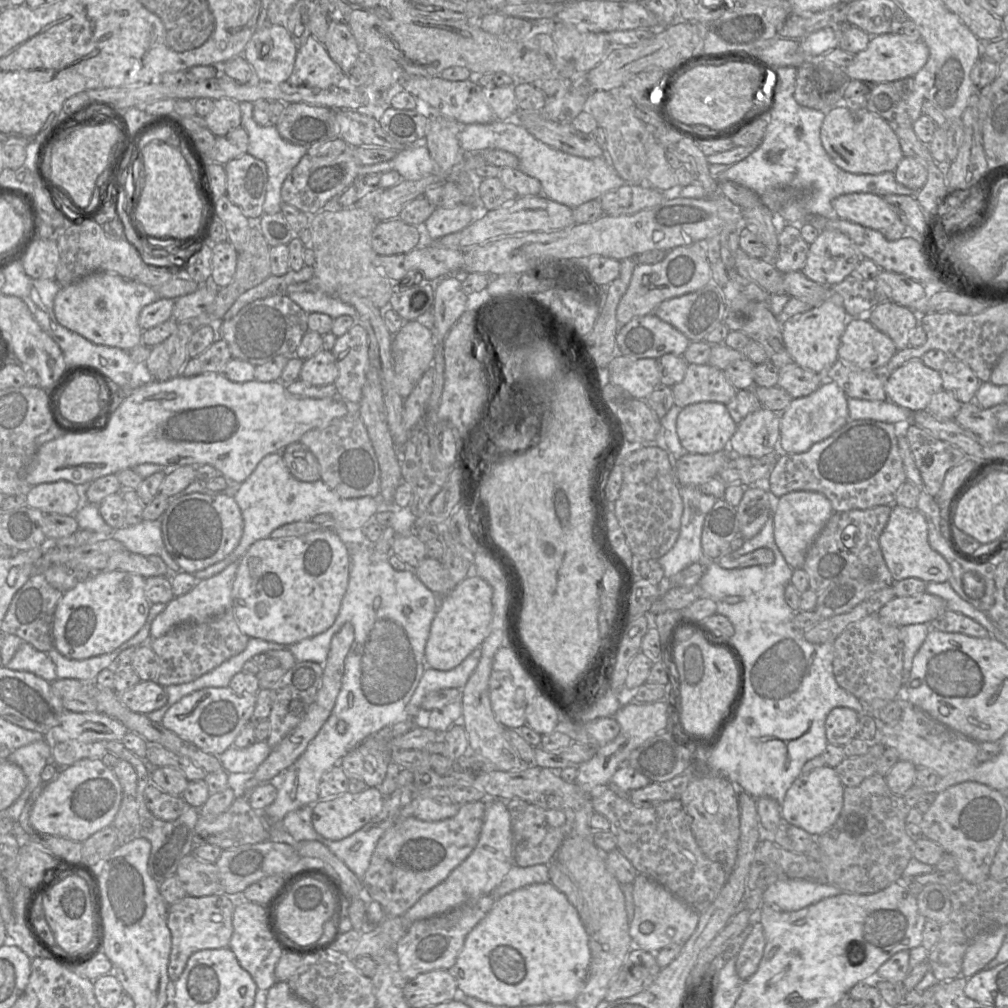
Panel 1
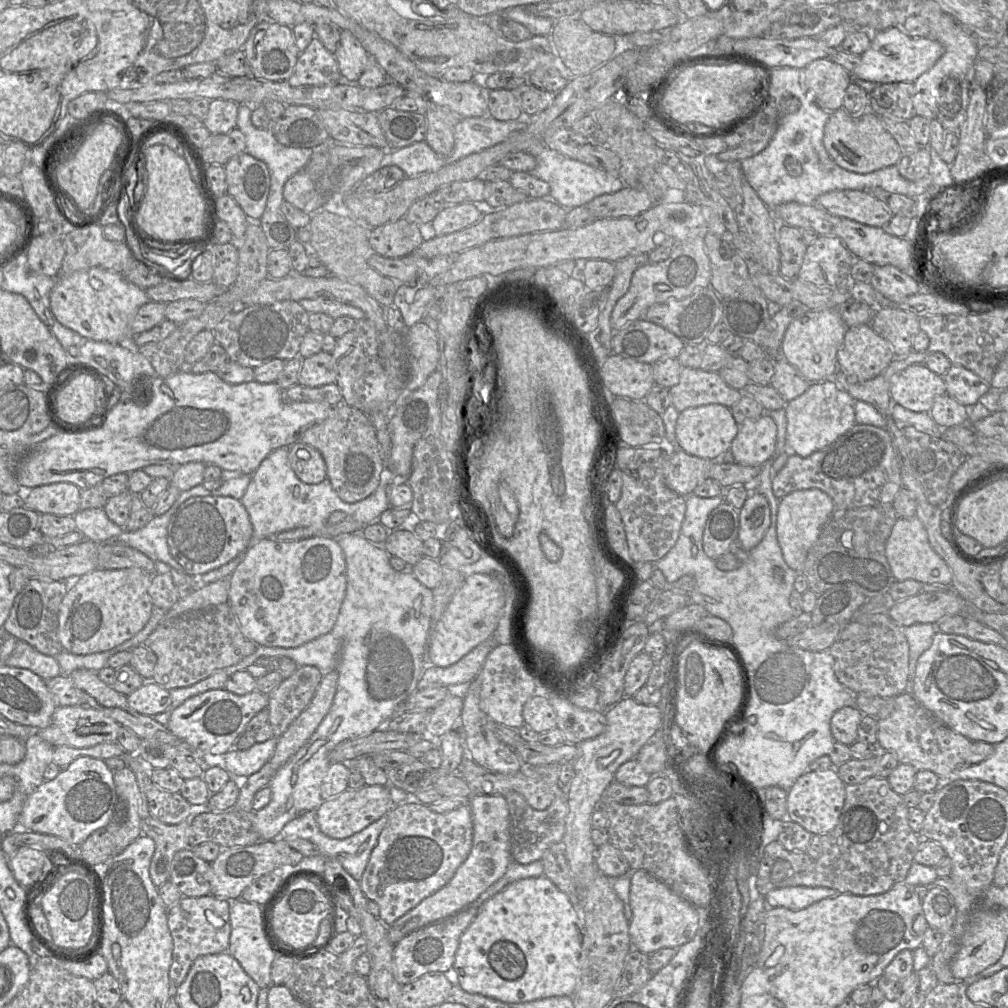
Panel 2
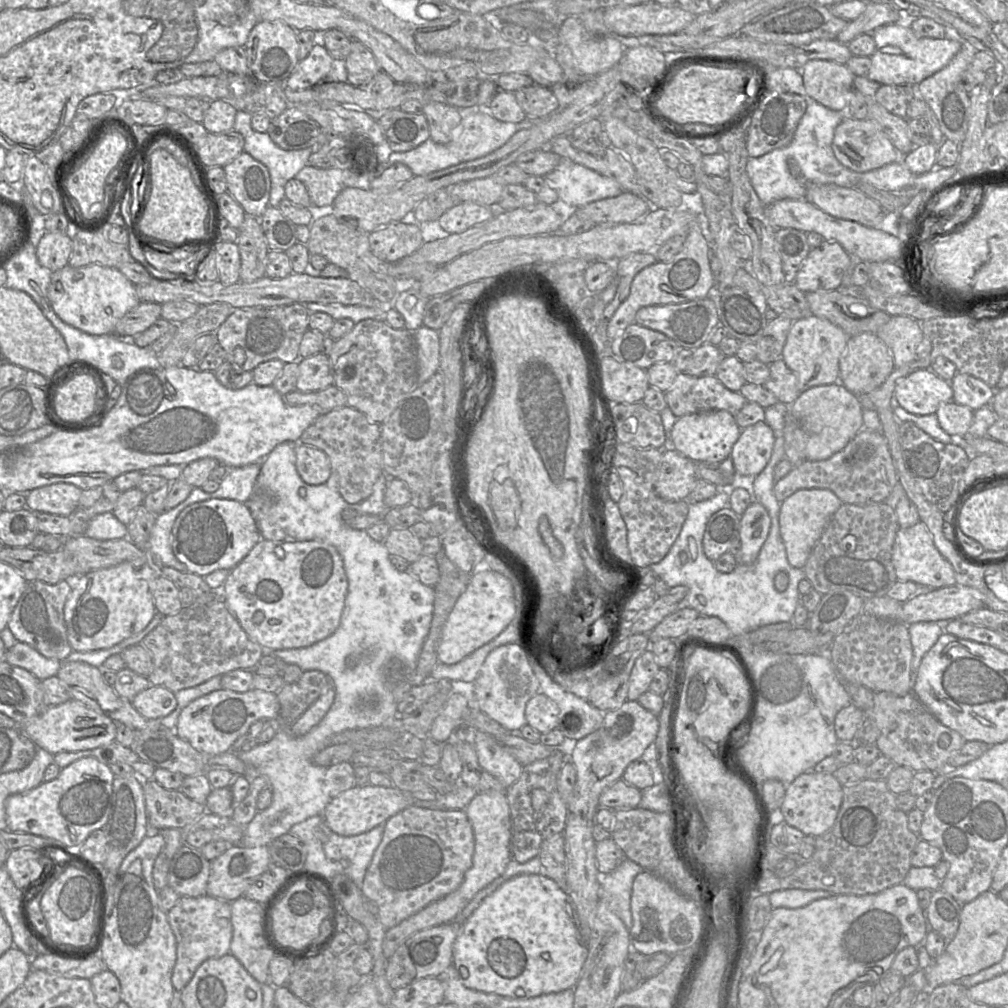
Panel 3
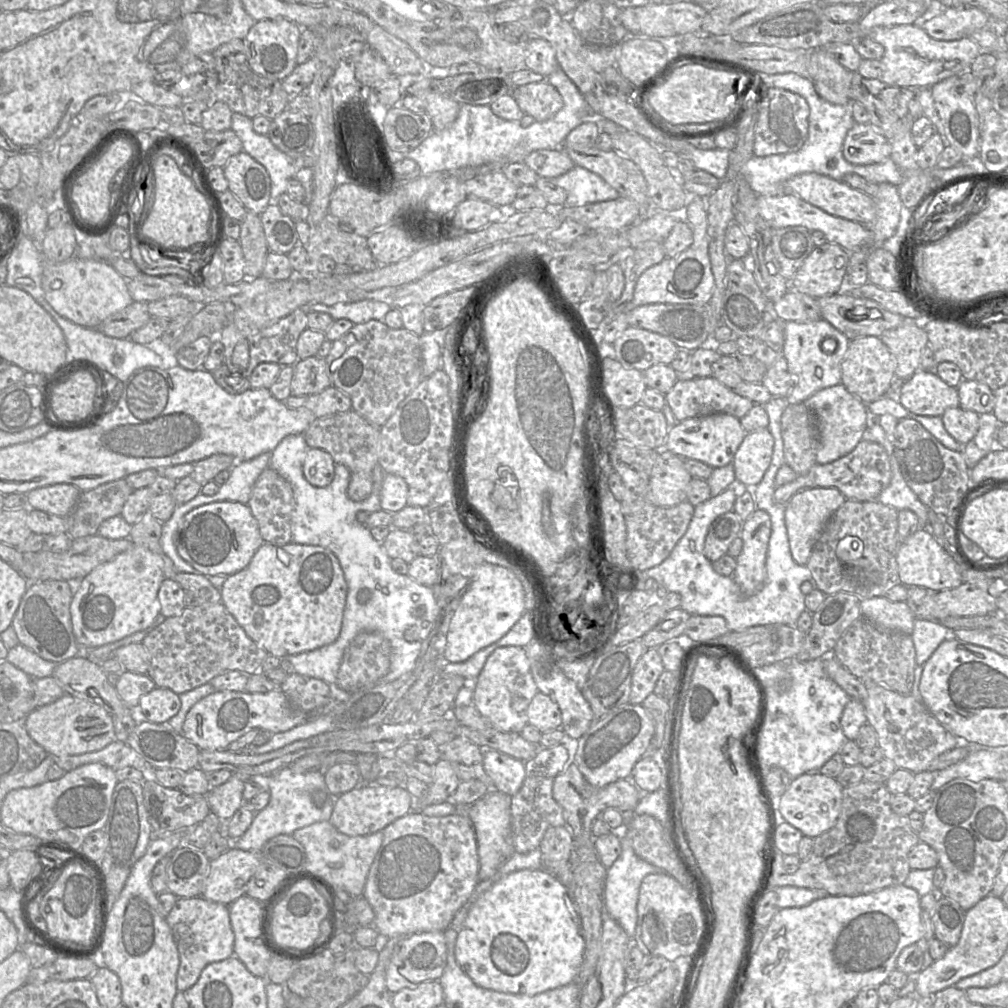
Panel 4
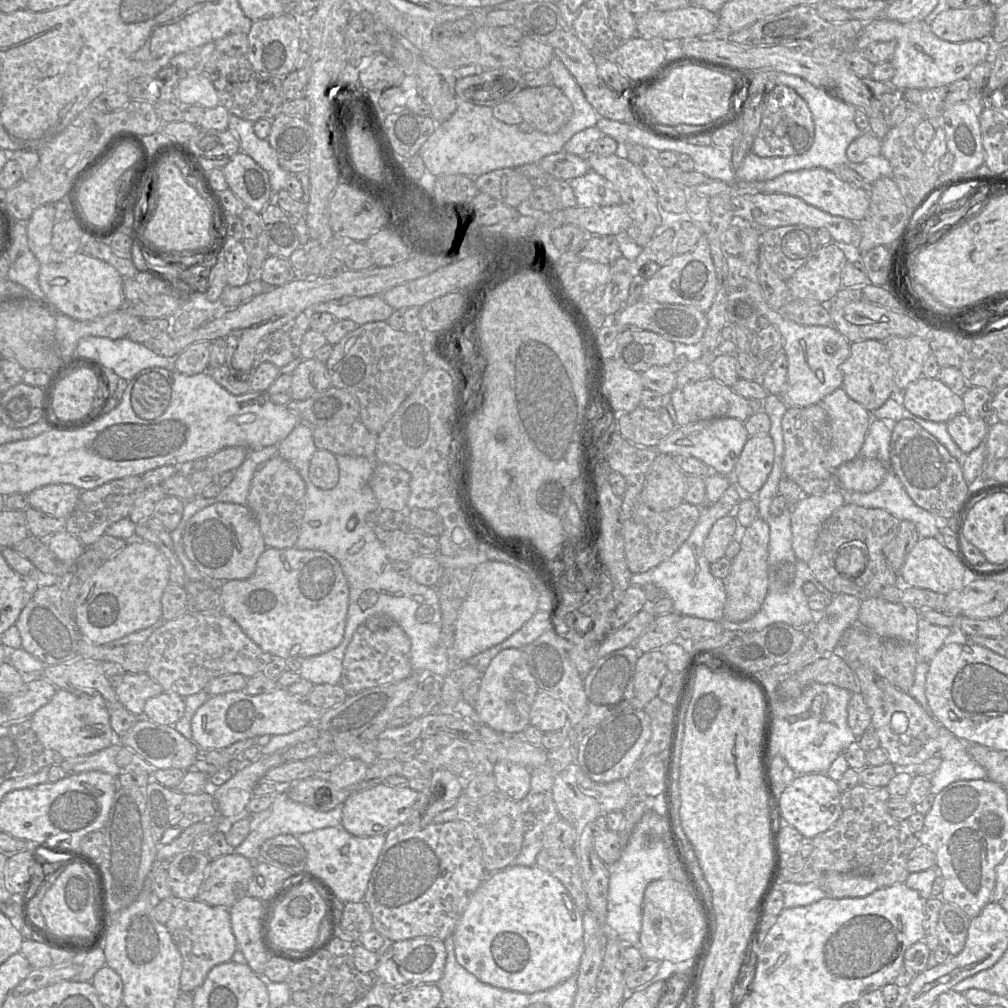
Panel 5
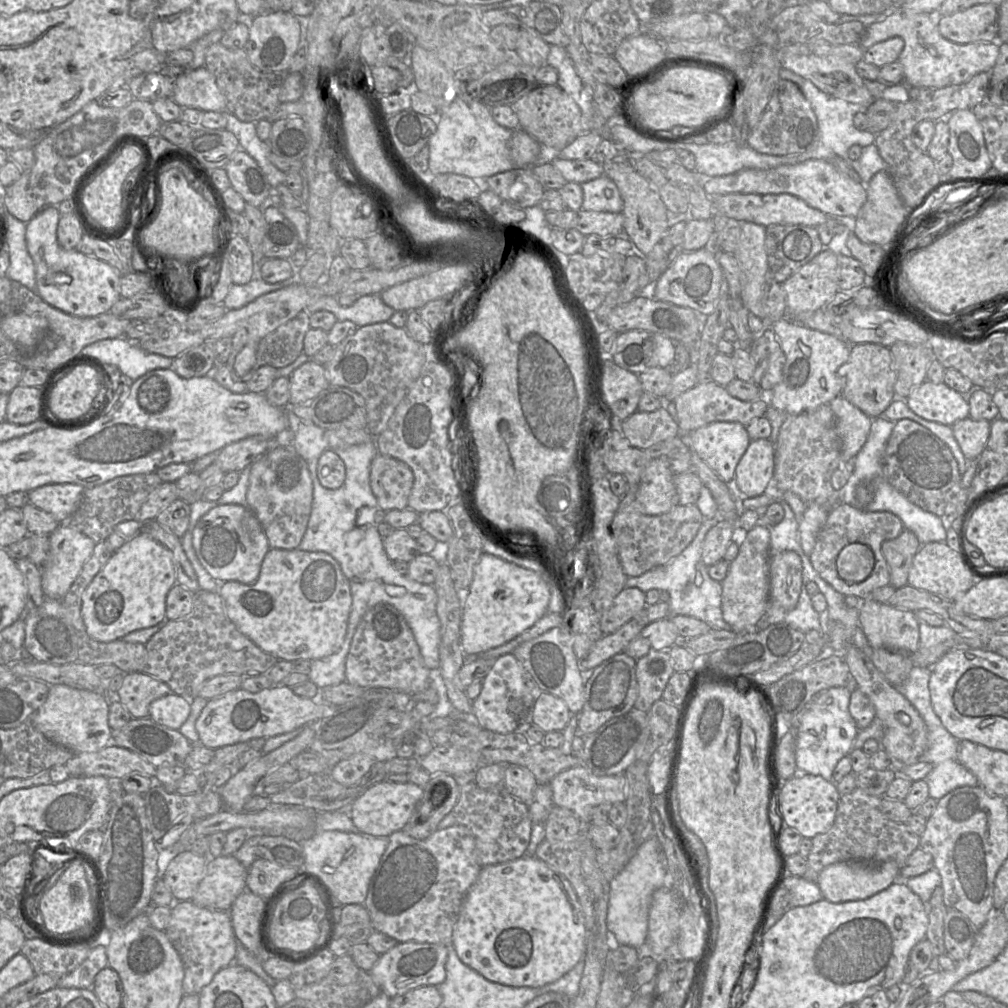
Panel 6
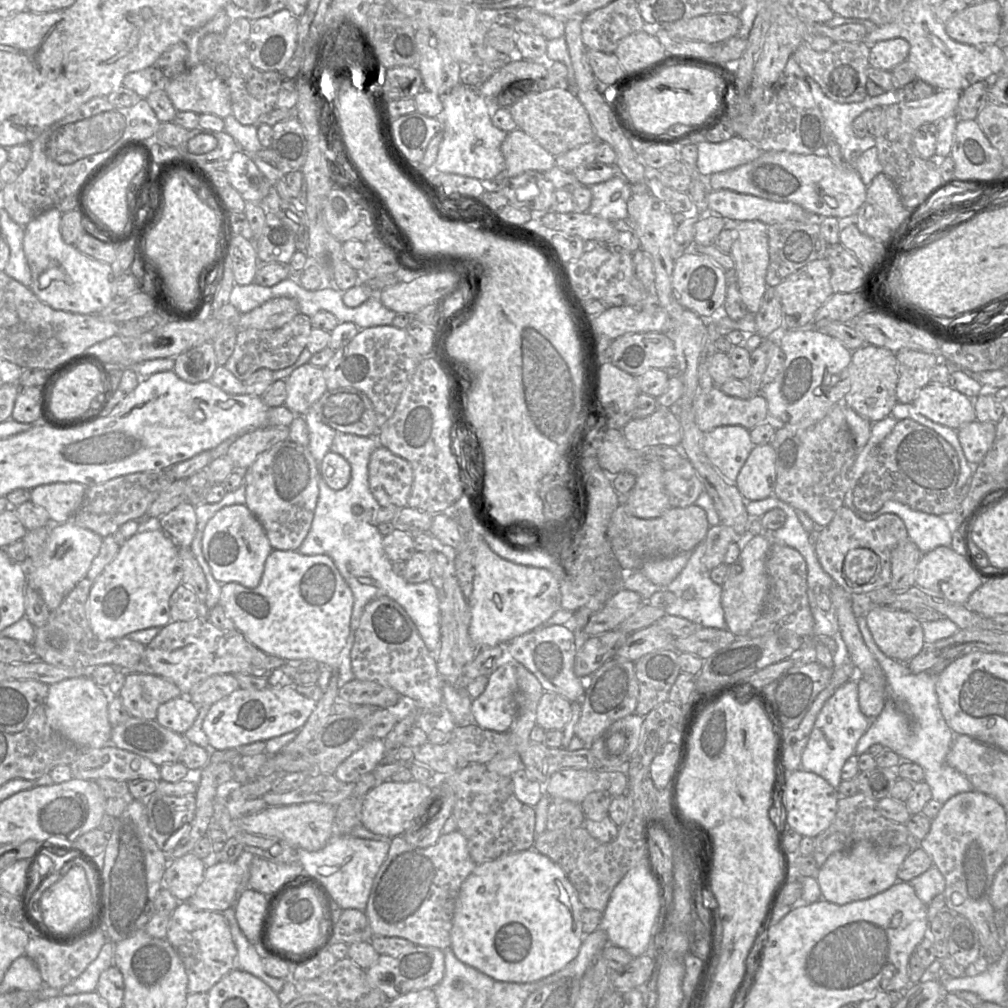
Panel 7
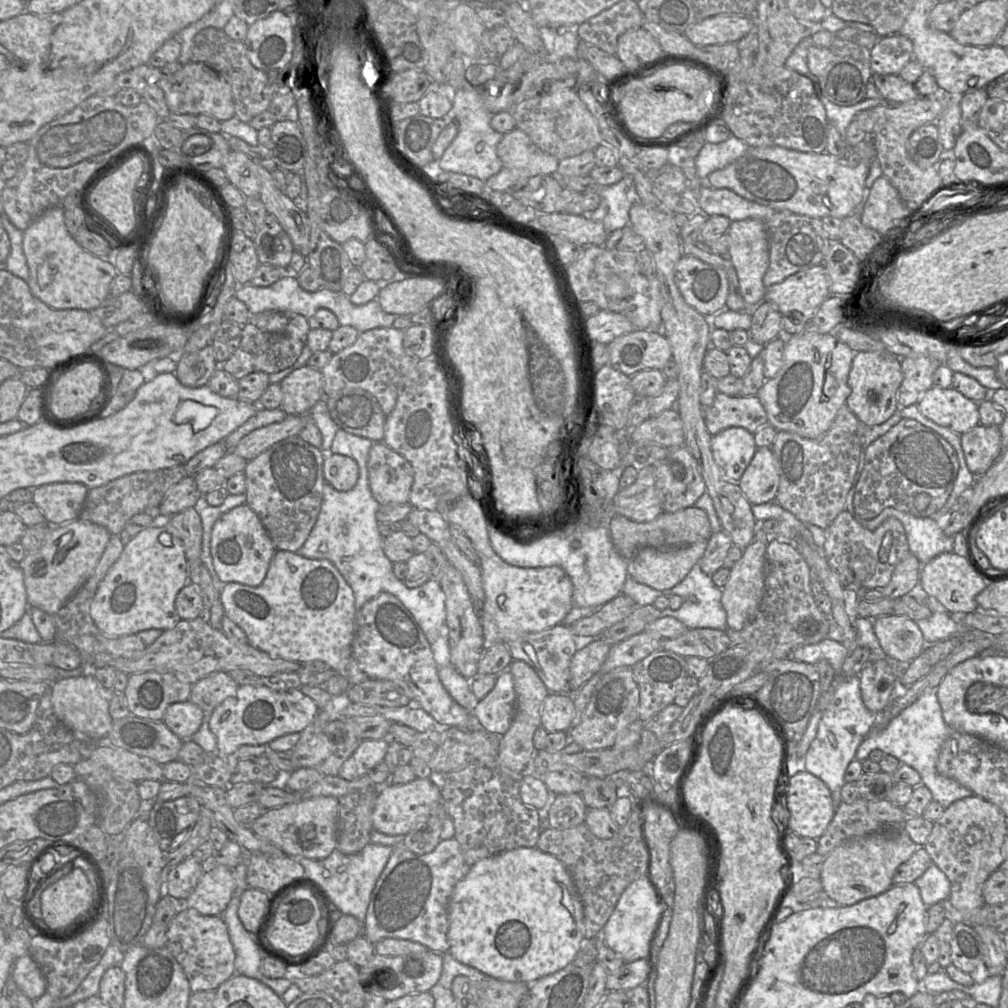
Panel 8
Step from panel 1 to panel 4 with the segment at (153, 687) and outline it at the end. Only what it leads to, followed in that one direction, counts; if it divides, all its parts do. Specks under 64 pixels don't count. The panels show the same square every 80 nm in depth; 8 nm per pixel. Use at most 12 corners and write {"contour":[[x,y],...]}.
{"contour":[[155,687],[141,696],[136,715],[168,723],[181,707],[169,688]]}

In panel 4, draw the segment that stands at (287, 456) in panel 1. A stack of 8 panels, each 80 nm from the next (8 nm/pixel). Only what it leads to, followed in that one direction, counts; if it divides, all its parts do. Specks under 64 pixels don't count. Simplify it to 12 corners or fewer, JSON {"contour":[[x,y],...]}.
{"contour":[[310,447],[303,474],[311,485],[333,481],[335,462],[327,451]]}

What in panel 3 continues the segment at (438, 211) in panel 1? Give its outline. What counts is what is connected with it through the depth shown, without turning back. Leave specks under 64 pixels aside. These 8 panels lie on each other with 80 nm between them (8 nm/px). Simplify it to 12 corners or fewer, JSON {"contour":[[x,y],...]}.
{"contour":[[456,203],[438,219],[448,233],[490,220],[489,207]]}

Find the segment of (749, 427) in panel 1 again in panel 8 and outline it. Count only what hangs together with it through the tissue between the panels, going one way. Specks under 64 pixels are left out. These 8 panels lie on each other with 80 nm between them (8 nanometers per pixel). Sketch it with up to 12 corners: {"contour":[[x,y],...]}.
{"contour":[[771,447],[756,449],[738,485],[751,504],[775,501]]}

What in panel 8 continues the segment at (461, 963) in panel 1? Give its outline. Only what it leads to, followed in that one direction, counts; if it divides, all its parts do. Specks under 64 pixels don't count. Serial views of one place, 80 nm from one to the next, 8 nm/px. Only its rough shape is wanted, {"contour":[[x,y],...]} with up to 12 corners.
{"contour":[[537,847],[483,858],[449,952],[532,984],[573,963],[583,904]]}

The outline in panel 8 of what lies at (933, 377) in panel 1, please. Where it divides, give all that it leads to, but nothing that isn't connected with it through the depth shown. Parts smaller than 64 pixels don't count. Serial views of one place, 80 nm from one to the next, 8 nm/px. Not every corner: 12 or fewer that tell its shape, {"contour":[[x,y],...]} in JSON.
{"contour":[[934,385],[916,404],[958,434],[980,423],[979,403]]}

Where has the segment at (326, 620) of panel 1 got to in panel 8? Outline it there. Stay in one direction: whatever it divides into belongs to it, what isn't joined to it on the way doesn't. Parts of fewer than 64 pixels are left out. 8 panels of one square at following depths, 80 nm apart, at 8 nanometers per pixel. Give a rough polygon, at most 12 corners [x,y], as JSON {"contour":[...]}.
{"contour":[[277,550],[225,615],[273,658],[346,677],[357,610],[331,561]]}

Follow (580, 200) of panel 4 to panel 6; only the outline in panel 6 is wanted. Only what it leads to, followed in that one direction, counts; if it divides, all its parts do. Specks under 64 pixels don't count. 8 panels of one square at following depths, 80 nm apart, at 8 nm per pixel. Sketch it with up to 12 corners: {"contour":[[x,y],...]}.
{"contour":[[606,175],[584,182],[581,209],[621,213],[623,200]]}

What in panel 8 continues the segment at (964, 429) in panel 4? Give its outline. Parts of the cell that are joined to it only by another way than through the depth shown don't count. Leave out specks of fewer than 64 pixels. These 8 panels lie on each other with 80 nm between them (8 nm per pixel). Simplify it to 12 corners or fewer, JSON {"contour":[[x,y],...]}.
{"contour":[[997,425],[961,435],[968,468],[986,473],[1002,454]]}

